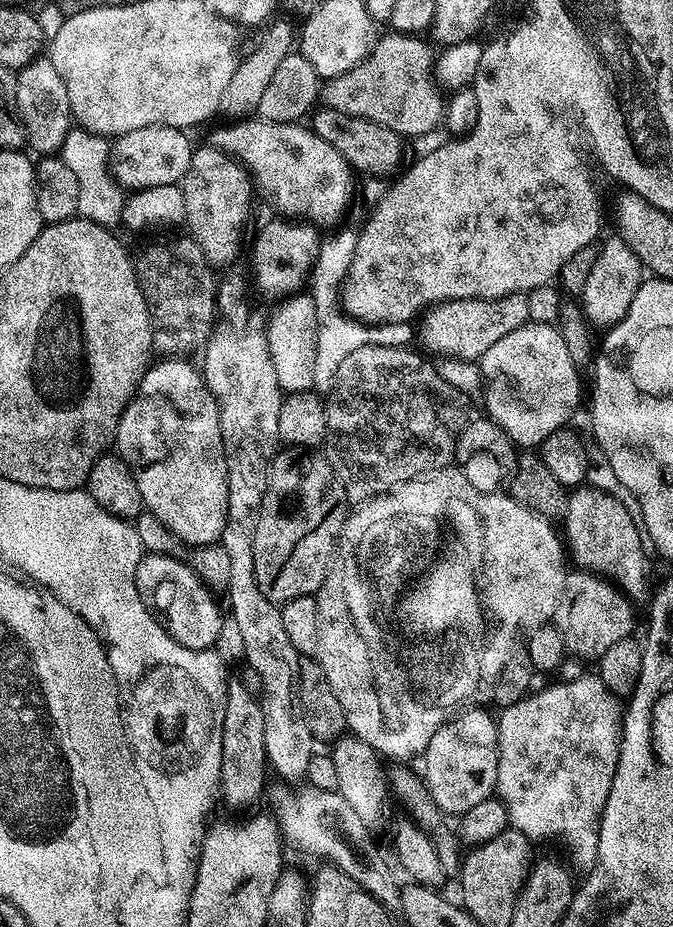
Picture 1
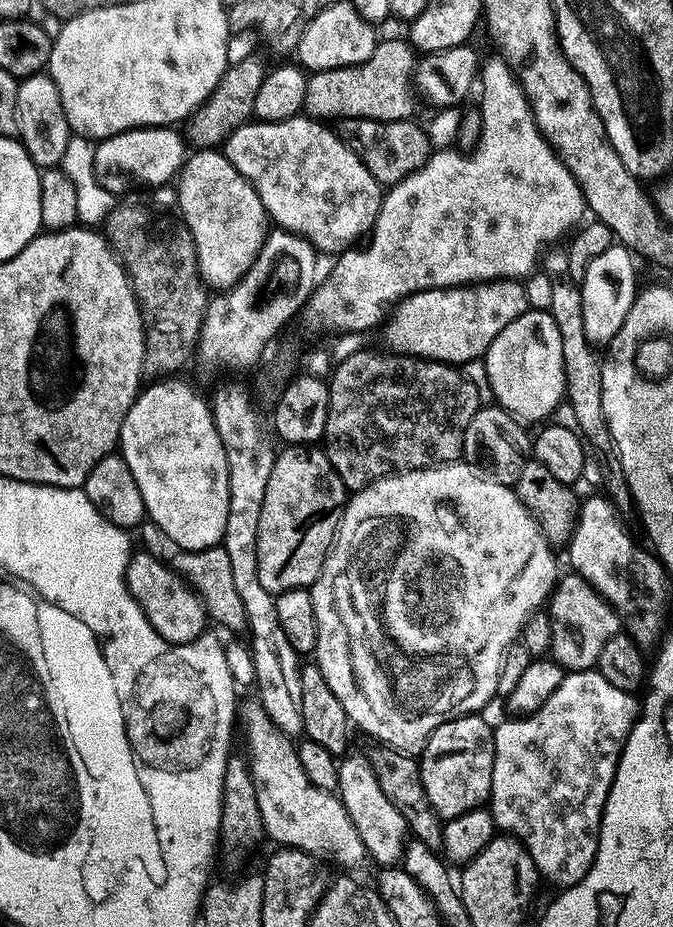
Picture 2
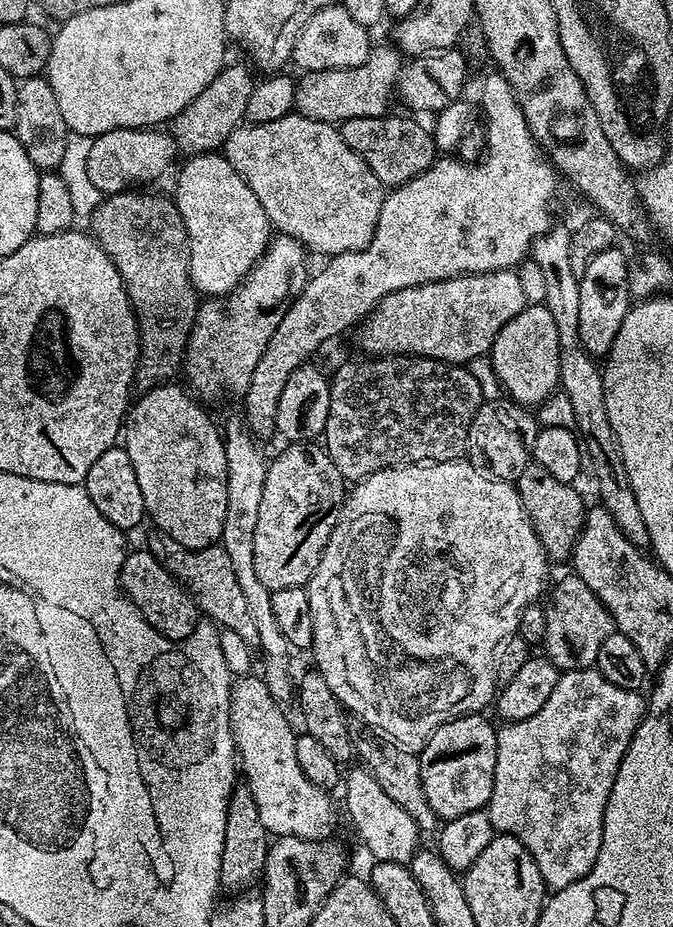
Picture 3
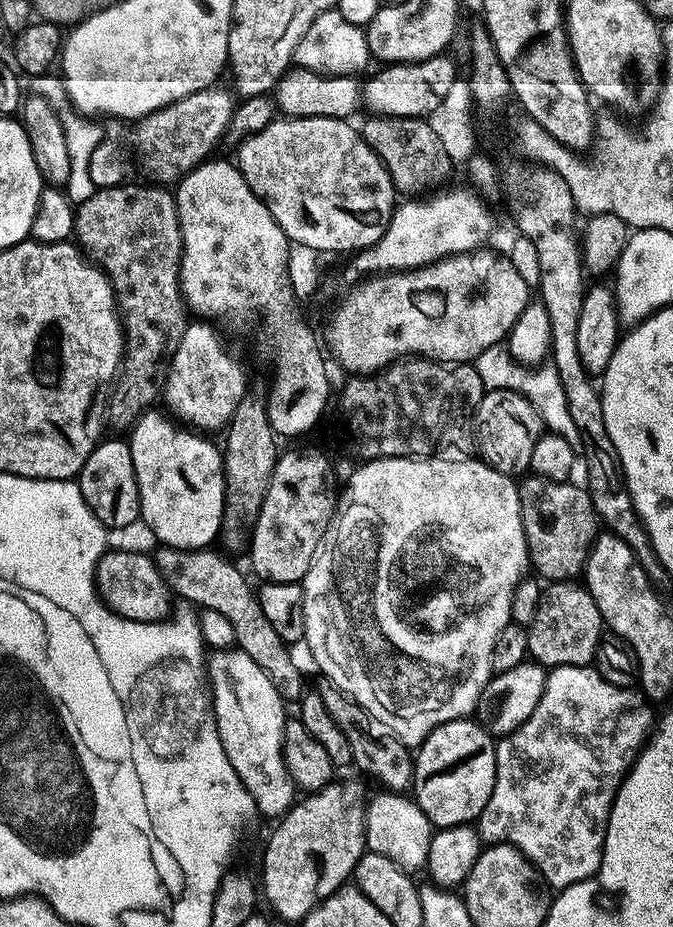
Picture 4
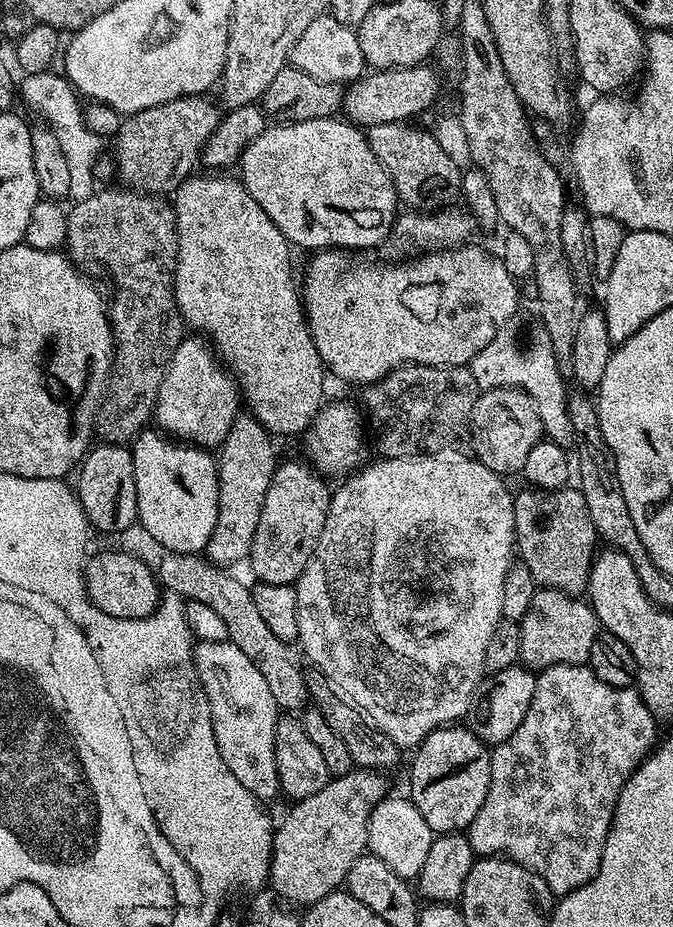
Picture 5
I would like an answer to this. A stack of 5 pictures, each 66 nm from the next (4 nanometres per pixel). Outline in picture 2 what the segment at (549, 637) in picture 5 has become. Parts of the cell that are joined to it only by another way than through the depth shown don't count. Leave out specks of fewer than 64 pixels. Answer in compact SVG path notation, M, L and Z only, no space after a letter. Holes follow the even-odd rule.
M567 575L557 579L546 608L548 617L552 619L550 656L568 672L586 672L595 669L602 646L618 635L622 630L622 621L619 613L612 608L612 603L590 582L586 582L586 578Z

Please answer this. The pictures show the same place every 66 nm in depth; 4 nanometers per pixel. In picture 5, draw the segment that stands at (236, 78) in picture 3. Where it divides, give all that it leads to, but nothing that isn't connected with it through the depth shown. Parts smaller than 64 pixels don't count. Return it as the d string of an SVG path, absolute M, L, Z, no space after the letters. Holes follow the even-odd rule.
M197 94L194 96L180 96L176 100L167 100L162 102L158 106L150 106L146 110L141 112L133 112L125 115L124 120L120 124L120 129L116 132L116 145L113 146L112 152L116 155L114 159L114 172L115 175L120 175L119 183L124 186L131 186L135 191L138 192L151 192L153 194L172 194L175 193L176 189L184 183L185 180L189 179L193 175L194 169L192 167L198 164L201 159L204 147L208 145L208 139L210 134L214 134L214 130L220 125L220 117L222 115L221 109L216 109L216 104L212 100L207 100L209 97L204 94Z

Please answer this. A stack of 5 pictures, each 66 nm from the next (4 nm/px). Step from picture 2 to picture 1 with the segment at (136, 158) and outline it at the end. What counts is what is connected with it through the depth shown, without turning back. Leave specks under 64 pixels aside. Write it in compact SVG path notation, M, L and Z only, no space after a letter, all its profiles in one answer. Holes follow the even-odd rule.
M156 125L128 131L117 137L110 148L109 164L112 176L126 190L135 192L154 186L179 185L189 172L194 144L183 129Z

